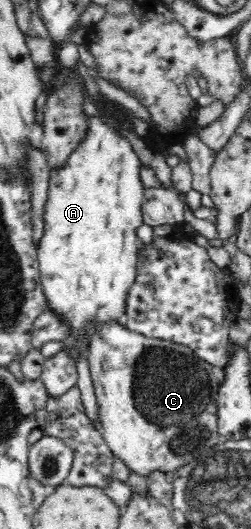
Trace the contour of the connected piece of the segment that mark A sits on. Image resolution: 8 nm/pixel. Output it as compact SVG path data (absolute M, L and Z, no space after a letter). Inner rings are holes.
M100 118L92 119L93 128L90 129L90 135L81 141L76 149L70 155L68 155L64 165L62 166L50 166L50 176L48 179L48 201L46 201L45 213L44 213L44 232L40 241L38 241L37 256L39 260L39 275L41 277L41 284L44 297L46 298L46 305L48 311L54 314L58 323L62 324L64 330L63 347L60 350L62 355L70 357L70 361L76 363L80 357L89 359L90 353L92 353L92 343L95 338L101 338L105 335L110 324L124 323L126 320L126 308L127 299L129 296L130 288L133 287L133 283L137 278L137 257L138 249L140 247L140 239L136 234L136 229L143 224L142 209L145 208L143 183L140 179L140 168L138 168L138 156L130 142L126 138L123 138L114 127L110 126Z

